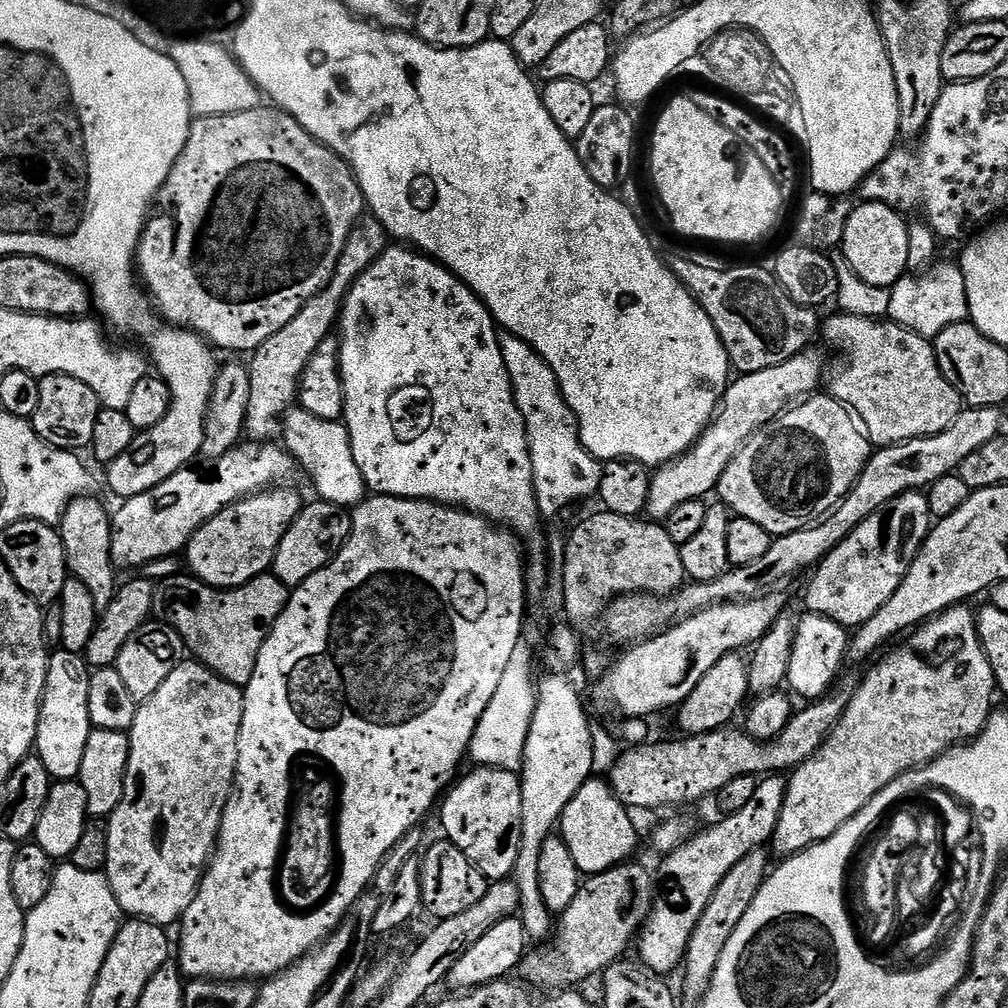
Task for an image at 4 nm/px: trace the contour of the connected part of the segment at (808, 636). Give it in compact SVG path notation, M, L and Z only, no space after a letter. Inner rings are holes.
M813 612L801 615L796 626L796 641L790 654L787 687L792 687L804 702L819 700L837 683L841 675L840 667L846 664L849 639L849 629L838 622Z

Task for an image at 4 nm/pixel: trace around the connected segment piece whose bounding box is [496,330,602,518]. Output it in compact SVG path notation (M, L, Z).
M503 330L497 331L502 362L506 362L512 393L524 419L528 435L534 490L541 517L556 516L571 500L595 497L600 491L601 461L595 460L582 446L576 418L560 393L554 370L522 338Z

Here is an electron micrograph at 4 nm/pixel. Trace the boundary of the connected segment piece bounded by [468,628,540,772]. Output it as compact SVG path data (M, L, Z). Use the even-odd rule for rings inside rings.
M525 629L521 638L518 640L514 651L510 654L509 665L502 672L502 679L498 682L498 690L494 690L494 698L490 698L490 702L486 706L486 710L482 710L482 718L478 718L478 726L472 735L472 741L468 743L468 756L473 765L482 768L501 768L507 772L516 772L524 762L524 747L526 746L526 738L530 734L530 722L534 718L534 710L536 709L536 689L537 685L532 684L532 656L534 654L534 646L540 640L539 634L531 630Z

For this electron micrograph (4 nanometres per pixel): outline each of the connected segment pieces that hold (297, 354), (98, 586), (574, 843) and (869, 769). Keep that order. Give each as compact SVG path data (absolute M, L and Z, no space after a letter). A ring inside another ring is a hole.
M365 214L356 221L356 225L350 230L350 234L346 238L346 246L342 246L342 254L338 258L338 266L334 266L334 274L326 282L326 286L322 290L318 290L318 294L314 294L314 298L310 298L302 306L302 310L298 310L298 314L294 314L294 318L290 318L290 322L286 322L286 326L282 326L282 330L278 330L278 334L270 334L270 338L266 338L266 342L262 342L262 346L258 346L255 352L251 353L250 360L252 364L247 365L248 377L250 378L250 390L248 394L248 413L244 419L244 430L247 439L252 442L268 442L273 439L272 436L277 435L278 421L283 417L289 408L297 403L298 393L300 391L300 377L304 374L304 368L312 360L314 350L318 350L325 343L323 340L327 338L328 331L337 327L340 319L340 310L344 303L344 297L348 295L352 284L359 278L375 260L383 254L390 246L390 237L388 231L382 226L382 222L378 222L378 218L371 214Z
M89 494L87 496L75 496L74 499L70 500L64 511L64 516L60 519L58 531L64 543L64 553L68 556L68 571L71 579L82 582L82 586L86 586L86 590L90 590L97 609L103 610L110 606L116 593L118 569L112 563L112 516L94 497L95 495Z
M589 778L578 790L578 794L570 798L566 810L560 815L558 825L559 835L566 842L578 870L585 877L596 876L599 872L605 872L611 868L619 868L631 857L628 855L636 848L636 824L632 821L633 813L615 796L607 779L596 779Z
M968 606L948 608L940 615L925 620L908 638L901 648L893 647L893 652L885 660L878 661L865 674L864 680L862 676L854 698L850 698L842 718L823 746L809 760L791 769L782 812L778 814L778 824L774 826L770 841L773 857L796 856L830 838L846 822L850 822L850 818L854 818L854 814L858 814L858 810L862 810L874 794L894 782L894 778L922 768L948 749L973 740L986 726L994 711L992 695L997 695L998 689L994 670L978 638L976 612Z

